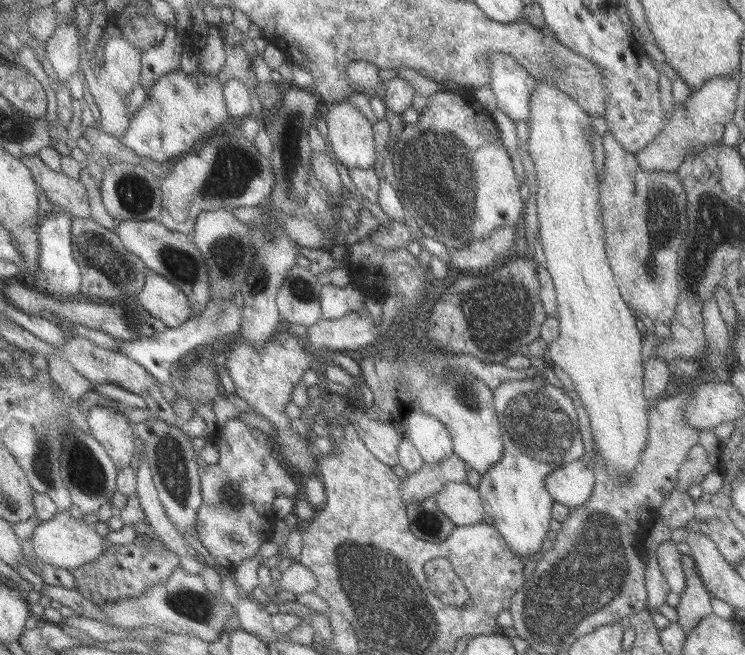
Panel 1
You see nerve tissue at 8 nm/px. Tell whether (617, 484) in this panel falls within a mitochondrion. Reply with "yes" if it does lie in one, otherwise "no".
no

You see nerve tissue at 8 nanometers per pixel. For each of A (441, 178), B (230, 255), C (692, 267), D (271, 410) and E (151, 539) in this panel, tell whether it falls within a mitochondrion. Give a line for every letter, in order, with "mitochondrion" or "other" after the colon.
A: mitochondrion
B: mitochondrion
C: mitochondrion
D: other
E: other

